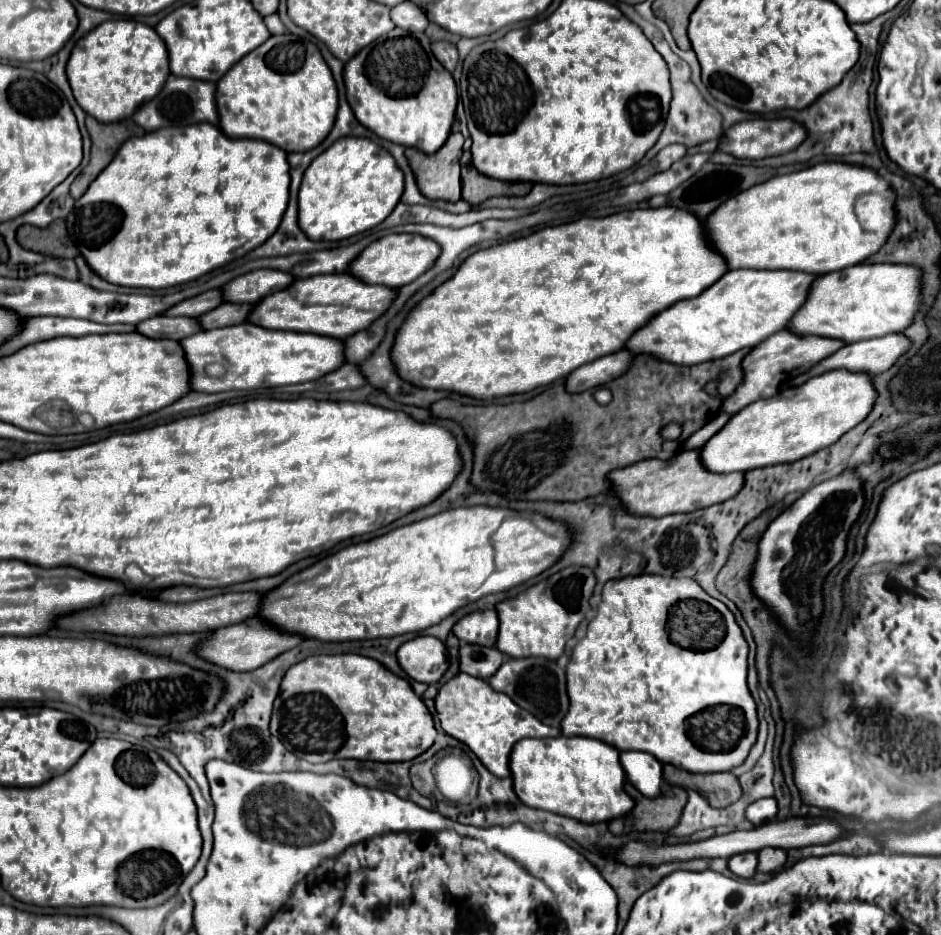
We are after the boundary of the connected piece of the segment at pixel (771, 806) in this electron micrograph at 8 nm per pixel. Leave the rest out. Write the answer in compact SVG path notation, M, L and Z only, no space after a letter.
M760 799L752 805L748 805L746 809L746 819L752 823L752 825L762 825L764 821L772 819L776 815L778 807L776 807L776 799Z

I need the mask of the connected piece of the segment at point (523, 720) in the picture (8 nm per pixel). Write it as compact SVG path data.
M460 673L446 681L438 695L434 697L436 711L442 723L442 729L456 737L458 741L466 743L472 753L484 763L484 767L496 777L508 777L508 755L516 741L524 737L558 737L558 727L548 727L538 721L532 713L520 709L506 693L494 691L488 681L476 679L472 675Z

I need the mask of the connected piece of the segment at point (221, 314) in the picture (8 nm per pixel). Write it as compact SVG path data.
M224 303L220 305L220 309L212 309L212 313L204 313L200 315L196 321L200 321L202 329L216 329L216 327L226 327L226 325L238 325L244 323L248 313L250 313L252 305L248 303Z

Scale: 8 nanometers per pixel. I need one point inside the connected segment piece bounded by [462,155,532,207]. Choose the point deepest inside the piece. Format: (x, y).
(476, 188)

